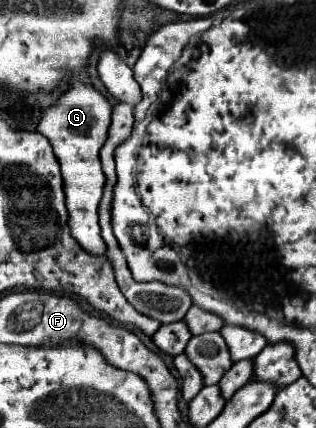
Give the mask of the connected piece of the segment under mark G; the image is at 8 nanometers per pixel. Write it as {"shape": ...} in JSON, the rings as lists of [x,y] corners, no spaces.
{"shape":[[[71,81],[71,87],[59,97],[51,107],[41,109],[37,131],[49,139],[55,157],[61,165],[63,187],[69,209],[69,229],[71,237],[91,255],[105,255],[103,239],[99,237],[99,197],[103,195],[105,175],[99,163],[99,149],[107,139],[107,129],[111,125],[111,105],[93,85]]]}

